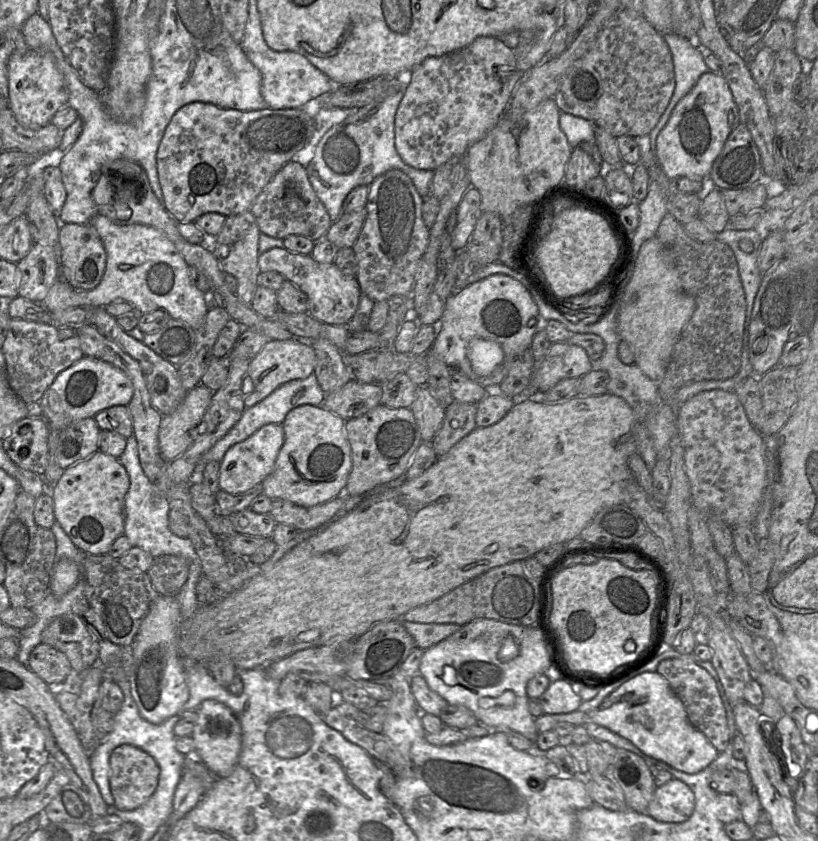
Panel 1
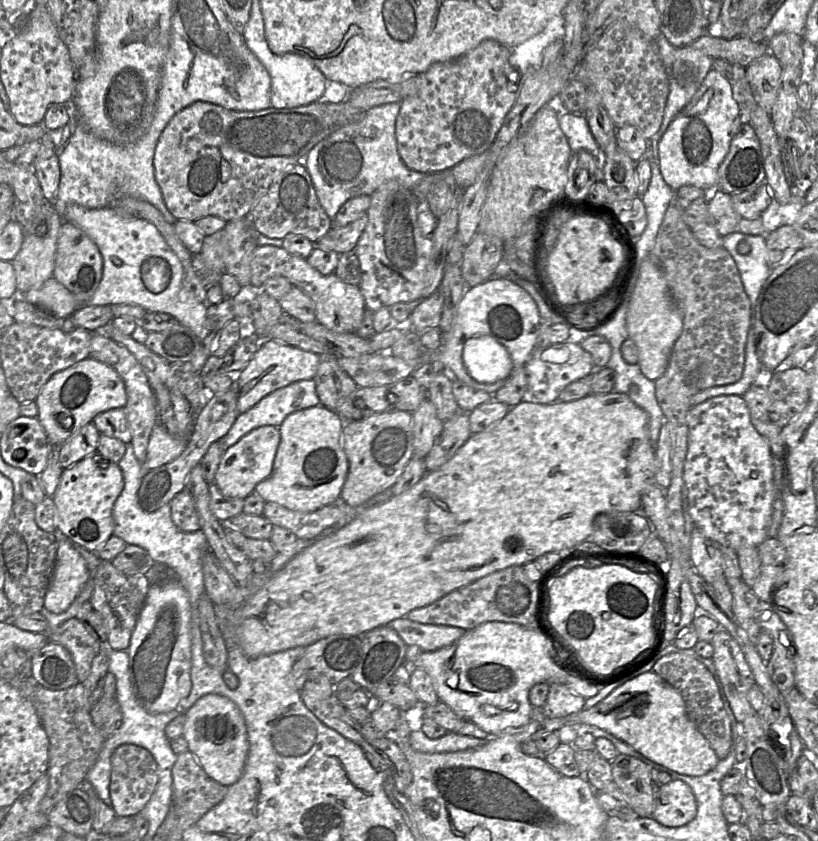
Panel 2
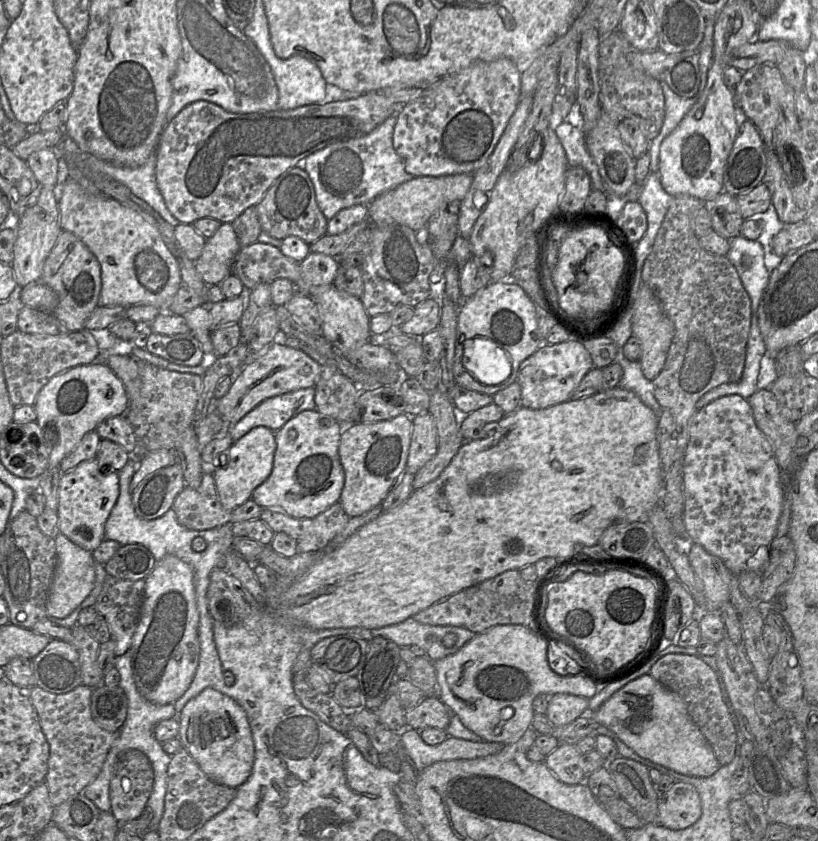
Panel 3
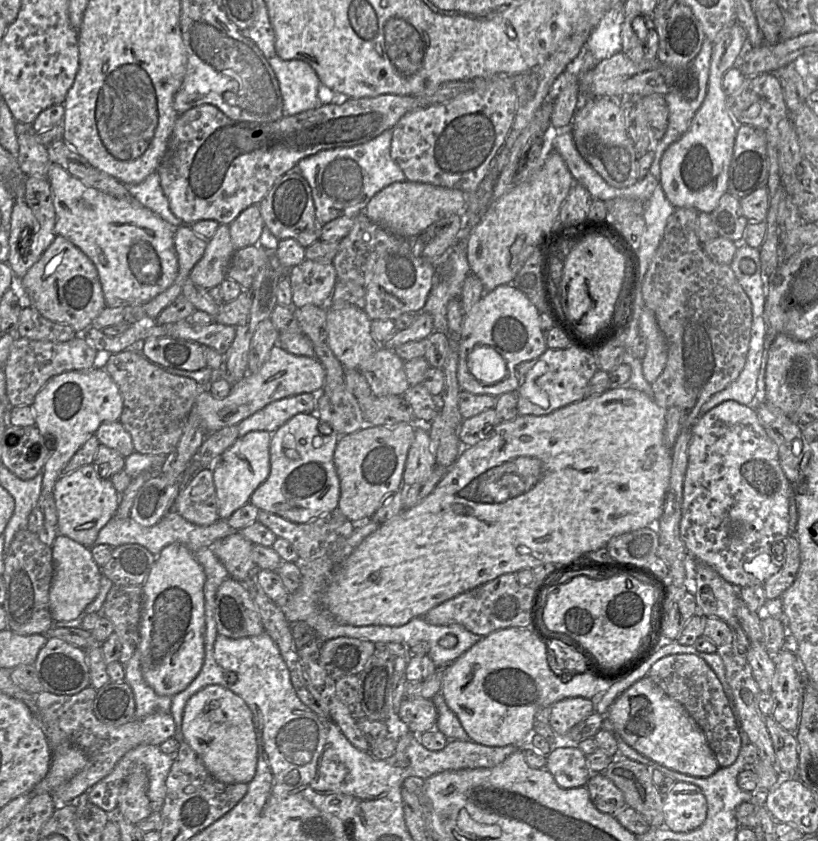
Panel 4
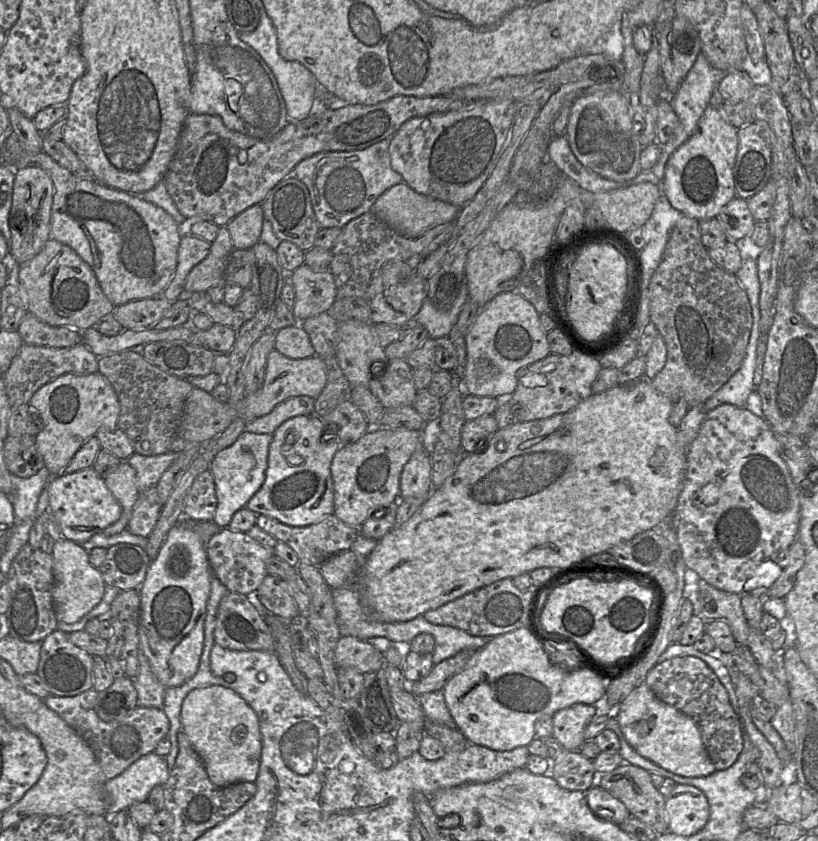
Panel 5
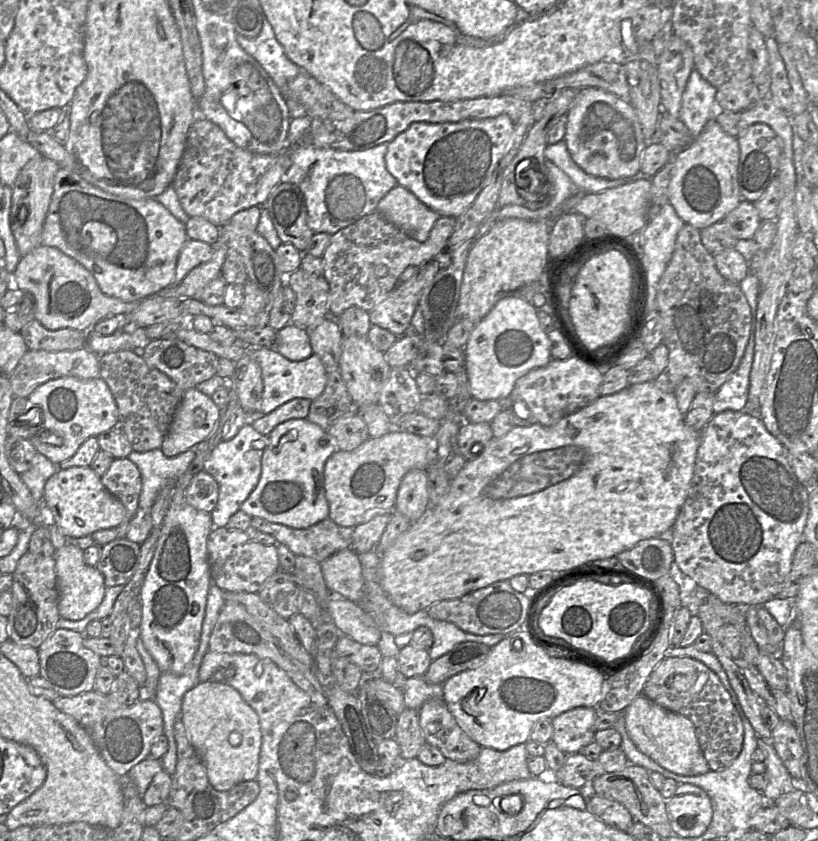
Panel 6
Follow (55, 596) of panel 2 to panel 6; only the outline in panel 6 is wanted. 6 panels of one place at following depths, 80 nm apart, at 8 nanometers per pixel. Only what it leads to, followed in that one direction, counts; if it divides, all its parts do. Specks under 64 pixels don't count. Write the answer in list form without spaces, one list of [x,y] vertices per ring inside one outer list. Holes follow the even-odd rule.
[[[66,543],[56,550],[54,559],[59,591],[59,615],[67,620],[79,621],[93,612],[104,599],[106,586],[103,575],[96,567],[87,565],[84,561],[84,551],[71,543]]]

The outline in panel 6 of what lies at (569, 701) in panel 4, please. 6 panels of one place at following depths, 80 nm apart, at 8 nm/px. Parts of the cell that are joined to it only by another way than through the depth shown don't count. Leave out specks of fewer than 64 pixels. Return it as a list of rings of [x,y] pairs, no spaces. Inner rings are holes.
[[[577,707],[552,719],[552,742],[566,755],[582,751],[595,741],[597,708]]]

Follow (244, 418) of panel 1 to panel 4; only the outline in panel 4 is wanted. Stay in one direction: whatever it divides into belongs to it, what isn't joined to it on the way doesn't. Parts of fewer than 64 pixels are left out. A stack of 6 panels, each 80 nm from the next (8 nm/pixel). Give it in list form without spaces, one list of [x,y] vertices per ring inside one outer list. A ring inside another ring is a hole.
[[[302,393],[276,400],[247,417],[239,424],[238,434],[244,436],[250,431],[267,431],[271,434],[293,416],[300,413],[315,413],[317,394]]]

